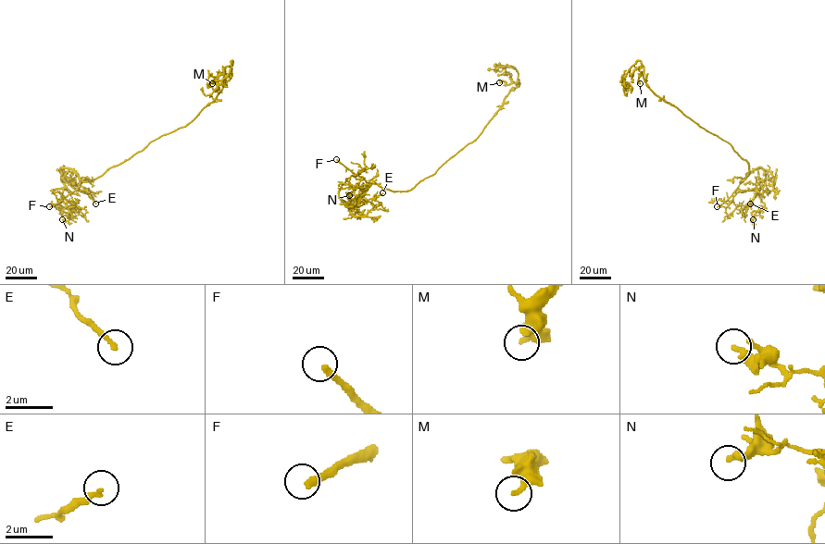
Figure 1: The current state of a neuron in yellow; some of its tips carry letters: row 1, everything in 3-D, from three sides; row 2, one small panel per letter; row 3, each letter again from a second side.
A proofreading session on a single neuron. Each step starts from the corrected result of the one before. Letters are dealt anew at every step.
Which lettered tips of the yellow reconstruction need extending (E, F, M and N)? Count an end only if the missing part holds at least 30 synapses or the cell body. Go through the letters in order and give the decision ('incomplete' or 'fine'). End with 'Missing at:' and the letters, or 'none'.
E: fine
F: incomplete
M: fine
N: fine
Missing at: F

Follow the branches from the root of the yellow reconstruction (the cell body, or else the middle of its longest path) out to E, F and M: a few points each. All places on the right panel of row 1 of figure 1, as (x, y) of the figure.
E: (730, 144), (748, 164), (748, 174), (740, 181), (757, 169), (760, 181), (750, 204)
F: (730, 144), (748, 164), (748, 173), (732, 194), (717, 206)
M: (730, 144), (657, 96), (646, 83), (641, 66), (640, 83)

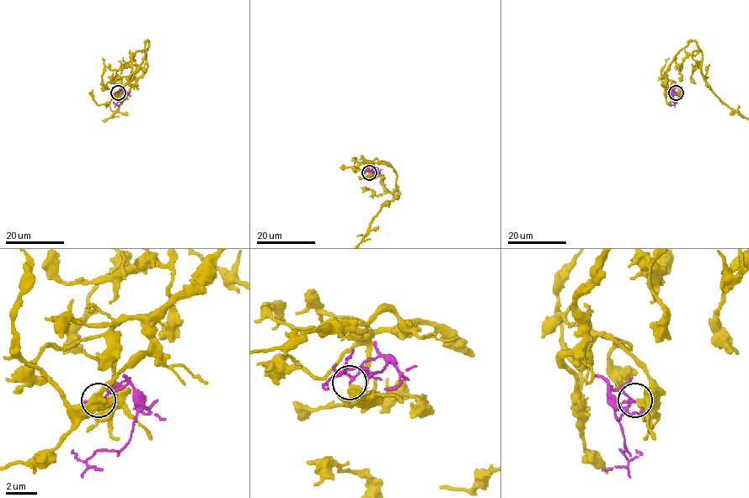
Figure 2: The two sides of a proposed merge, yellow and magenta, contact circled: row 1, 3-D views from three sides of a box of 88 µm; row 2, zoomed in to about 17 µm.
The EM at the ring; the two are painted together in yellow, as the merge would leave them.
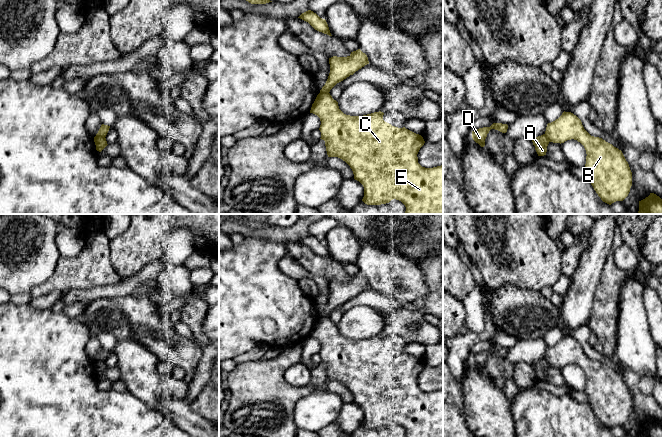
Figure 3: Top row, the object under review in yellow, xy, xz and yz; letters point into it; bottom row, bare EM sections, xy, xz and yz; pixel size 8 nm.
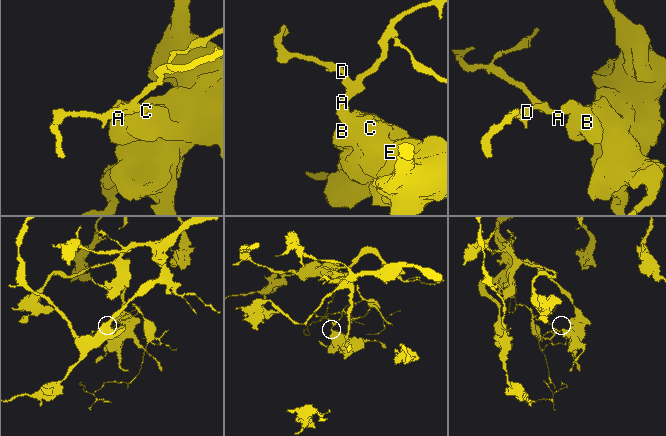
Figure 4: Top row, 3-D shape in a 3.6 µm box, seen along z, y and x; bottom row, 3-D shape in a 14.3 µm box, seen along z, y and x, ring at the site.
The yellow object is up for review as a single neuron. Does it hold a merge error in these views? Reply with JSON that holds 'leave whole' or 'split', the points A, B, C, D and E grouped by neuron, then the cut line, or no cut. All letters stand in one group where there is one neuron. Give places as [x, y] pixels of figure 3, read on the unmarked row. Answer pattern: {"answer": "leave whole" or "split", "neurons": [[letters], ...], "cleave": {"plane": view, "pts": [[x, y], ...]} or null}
{"answer": "split", "neurons": [["A", "D"], ["B", "C", "E"]], "cleave": {"plane": "xy", "pts": [[95, 360], [104, 361]]}}

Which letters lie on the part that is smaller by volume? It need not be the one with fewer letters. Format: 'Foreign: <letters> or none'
Foreign: A, D

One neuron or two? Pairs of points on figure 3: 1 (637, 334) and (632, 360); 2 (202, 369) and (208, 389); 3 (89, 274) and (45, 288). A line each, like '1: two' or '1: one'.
1: one
2: two
3: one

